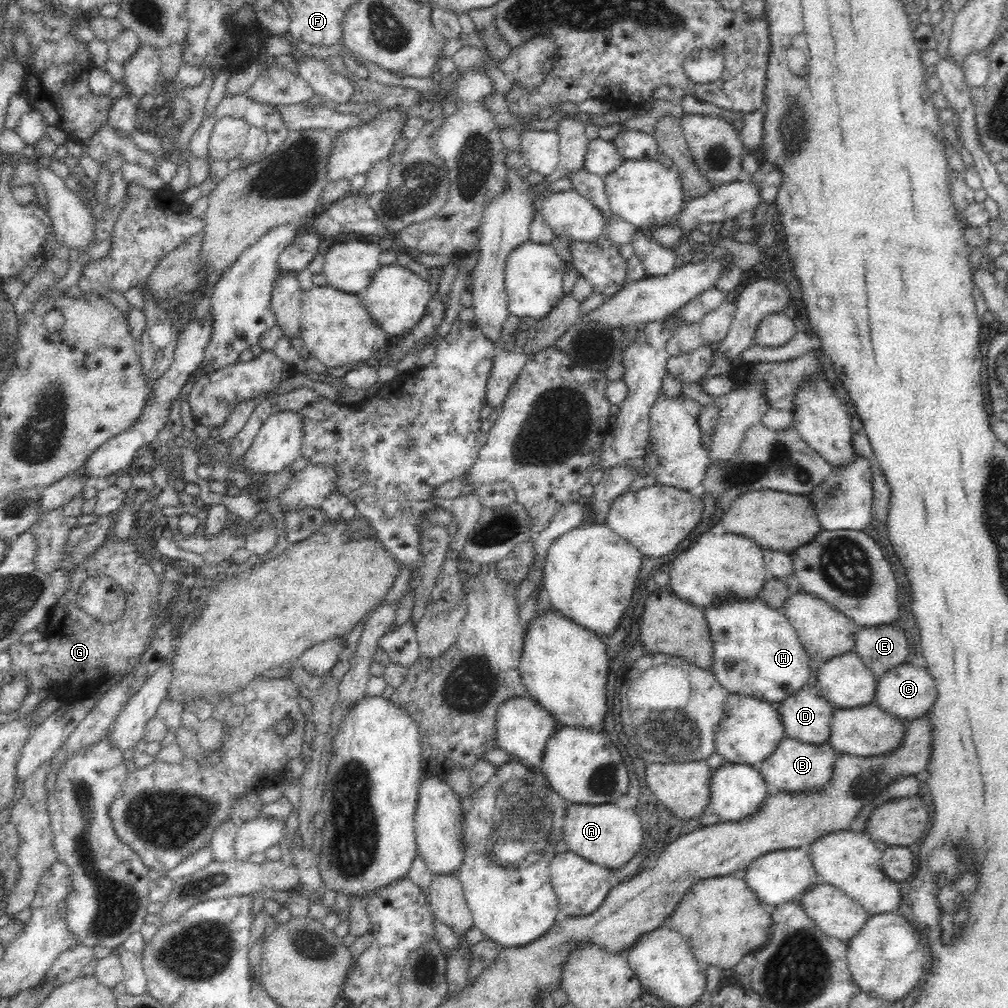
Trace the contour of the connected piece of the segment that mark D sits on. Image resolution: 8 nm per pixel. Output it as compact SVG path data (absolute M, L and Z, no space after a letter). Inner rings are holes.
M806 686L776 704L776 711L784 725L785 735L812 744L822 744L828 741L828 722L832 718L833 709L833 704Z

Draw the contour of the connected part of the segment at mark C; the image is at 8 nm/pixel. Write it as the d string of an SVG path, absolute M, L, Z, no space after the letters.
M905 663L876 677L873 702L880 709L901 720L907 721L920 718L922 714L928 714L934 700L936 700L936 683L934 682L934 677L930 675L926 668Z

